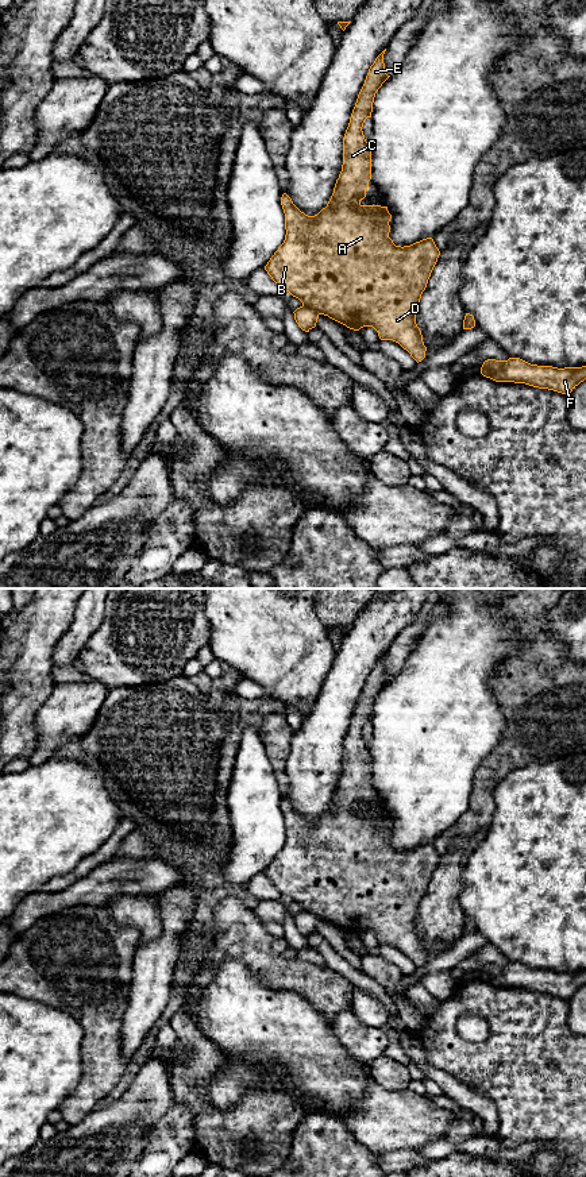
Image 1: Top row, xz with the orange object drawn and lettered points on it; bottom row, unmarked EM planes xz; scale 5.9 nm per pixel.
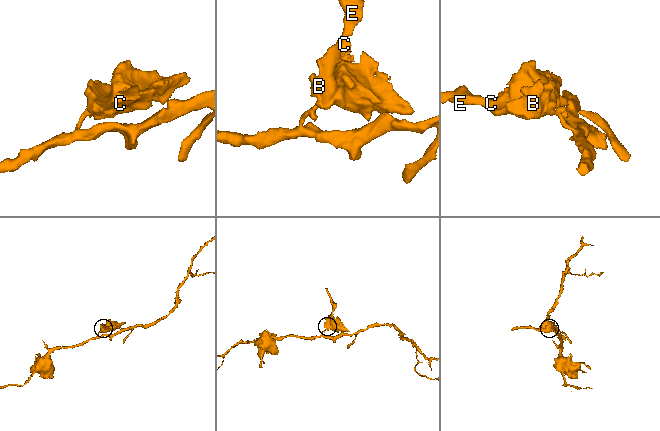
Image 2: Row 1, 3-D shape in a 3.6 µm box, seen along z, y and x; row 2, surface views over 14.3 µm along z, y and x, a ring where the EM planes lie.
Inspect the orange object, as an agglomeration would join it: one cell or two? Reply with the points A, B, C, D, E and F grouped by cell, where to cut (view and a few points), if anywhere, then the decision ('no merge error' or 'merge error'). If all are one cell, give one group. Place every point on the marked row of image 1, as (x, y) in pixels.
A B C D E / F | xz (303, 304), (319, 313) | merge error

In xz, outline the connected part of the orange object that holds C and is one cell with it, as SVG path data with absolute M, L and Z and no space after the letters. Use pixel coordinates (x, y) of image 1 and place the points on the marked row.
M385 51L370 66L358 94L343 138L342 171L327 207L308 216L286 193L282 194L286 235L265 270L281 292L289 292L302 305L354 331L373 327L381 340L398 343L419 363L425 358L427 347L416 314L440 251L432 238L396 246L389 238L392 215L388 207L361 204L371 180L371 151L362 127L371 117L375 93L390 77L383 63Z

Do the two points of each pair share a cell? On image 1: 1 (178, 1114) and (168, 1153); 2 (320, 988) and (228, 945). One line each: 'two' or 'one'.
1: one
2: one

